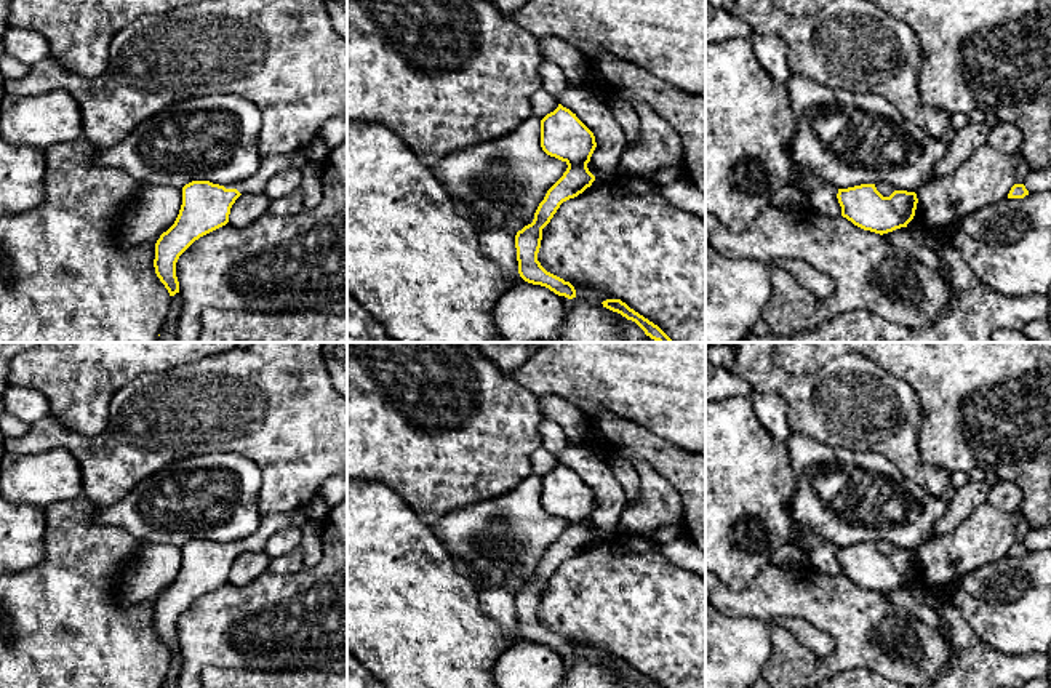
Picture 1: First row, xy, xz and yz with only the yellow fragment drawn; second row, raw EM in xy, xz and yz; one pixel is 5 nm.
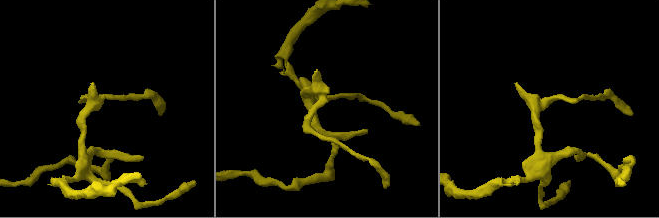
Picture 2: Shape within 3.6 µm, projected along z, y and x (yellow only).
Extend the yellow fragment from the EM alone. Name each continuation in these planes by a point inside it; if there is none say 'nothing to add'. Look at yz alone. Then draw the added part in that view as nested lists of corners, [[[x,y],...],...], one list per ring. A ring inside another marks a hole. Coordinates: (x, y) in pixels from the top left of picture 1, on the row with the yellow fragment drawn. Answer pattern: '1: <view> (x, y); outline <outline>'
nothing to add

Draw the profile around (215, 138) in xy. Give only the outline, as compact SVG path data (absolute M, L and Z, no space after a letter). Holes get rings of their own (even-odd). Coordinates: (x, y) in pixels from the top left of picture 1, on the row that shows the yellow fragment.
M211 94L166 107L134 126L120 142L96 147L90 162L99 168L118 168L147 187L182 187L192 181L229 186L251 178L262 157L258 150L262 112L237 94Z

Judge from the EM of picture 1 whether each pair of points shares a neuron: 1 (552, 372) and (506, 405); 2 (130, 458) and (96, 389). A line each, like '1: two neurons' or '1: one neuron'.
1: two neurons
2: two neurons

